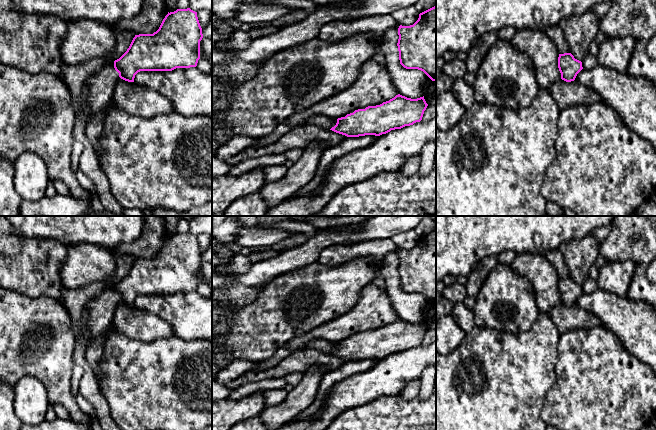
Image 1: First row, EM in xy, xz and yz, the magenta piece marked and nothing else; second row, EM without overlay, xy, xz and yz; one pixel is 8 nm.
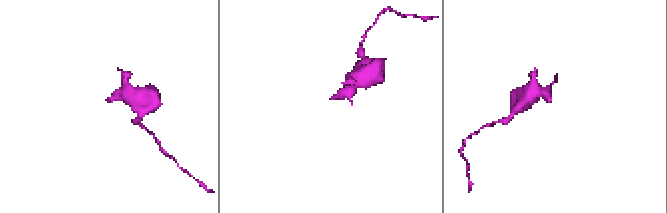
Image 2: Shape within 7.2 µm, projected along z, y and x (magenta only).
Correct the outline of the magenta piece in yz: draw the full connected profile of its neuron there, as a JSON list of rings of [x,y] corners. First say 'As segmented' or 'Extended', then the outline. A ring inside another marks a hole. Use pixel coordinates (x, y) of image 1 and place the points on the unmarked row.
As segmented. [[[571,277],[559,278],[558,292],[561,303],[566,306],[574,305],[577,298],[583,293],[582,286],[575,283]]]

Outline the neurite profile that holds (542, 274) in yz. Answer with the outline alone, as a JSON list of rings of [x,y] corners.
[[[532,253],[517,255],[512,267],[518,275],[531,282],[540,312],[549,312],[561,303],[558,292],[560,277],[554,265],[544,255]]]

